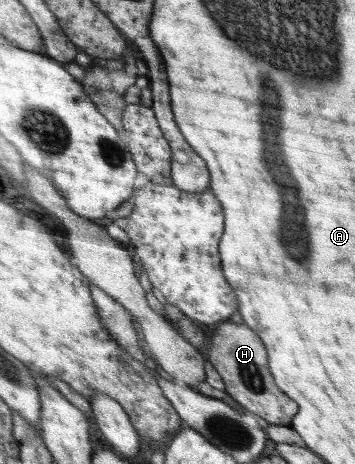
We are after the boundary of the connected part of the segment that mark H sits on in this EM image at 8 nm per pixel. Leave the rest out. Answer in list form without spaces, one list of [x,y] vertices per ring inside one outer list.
[[[232,321],[219,324],[213,329],[206,359],[222,377],[228,396],[248,411],[274,425],[288,426],[294,420],[298,404],[274,383],[267,347],[253,328]]]

